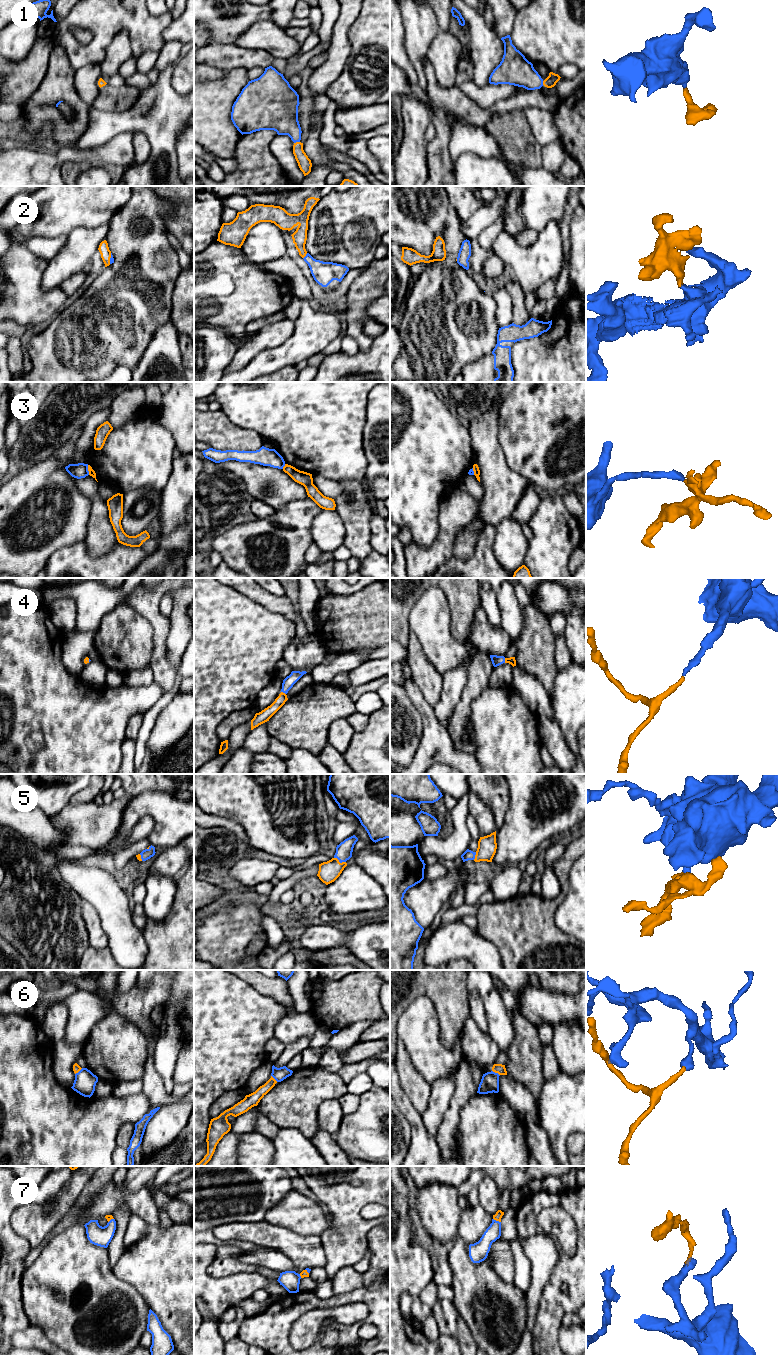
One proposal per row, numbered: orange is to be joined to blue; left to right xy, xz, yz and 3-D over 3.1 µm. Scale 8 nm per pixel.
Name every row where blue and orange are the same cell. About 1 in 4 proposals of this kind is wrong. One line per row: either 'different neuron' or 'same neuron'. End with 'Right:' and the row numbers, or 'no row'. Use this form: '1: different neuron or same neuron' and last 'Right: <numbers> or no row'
1: same neuron
2: same neuron
3: different neuron
4: same neuron
5: same neuron
6: different neuron
7: same neuron
Right: 1, 2, 4, 5, 7

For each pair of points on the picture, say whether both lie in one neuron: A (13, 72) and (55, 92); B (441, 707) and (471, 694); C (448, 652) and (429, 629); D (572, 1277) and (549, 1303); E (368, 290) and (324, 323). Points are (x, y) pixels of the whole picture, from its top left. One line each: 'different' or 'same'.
A: different
B: different
C: same
D: same
E: different

